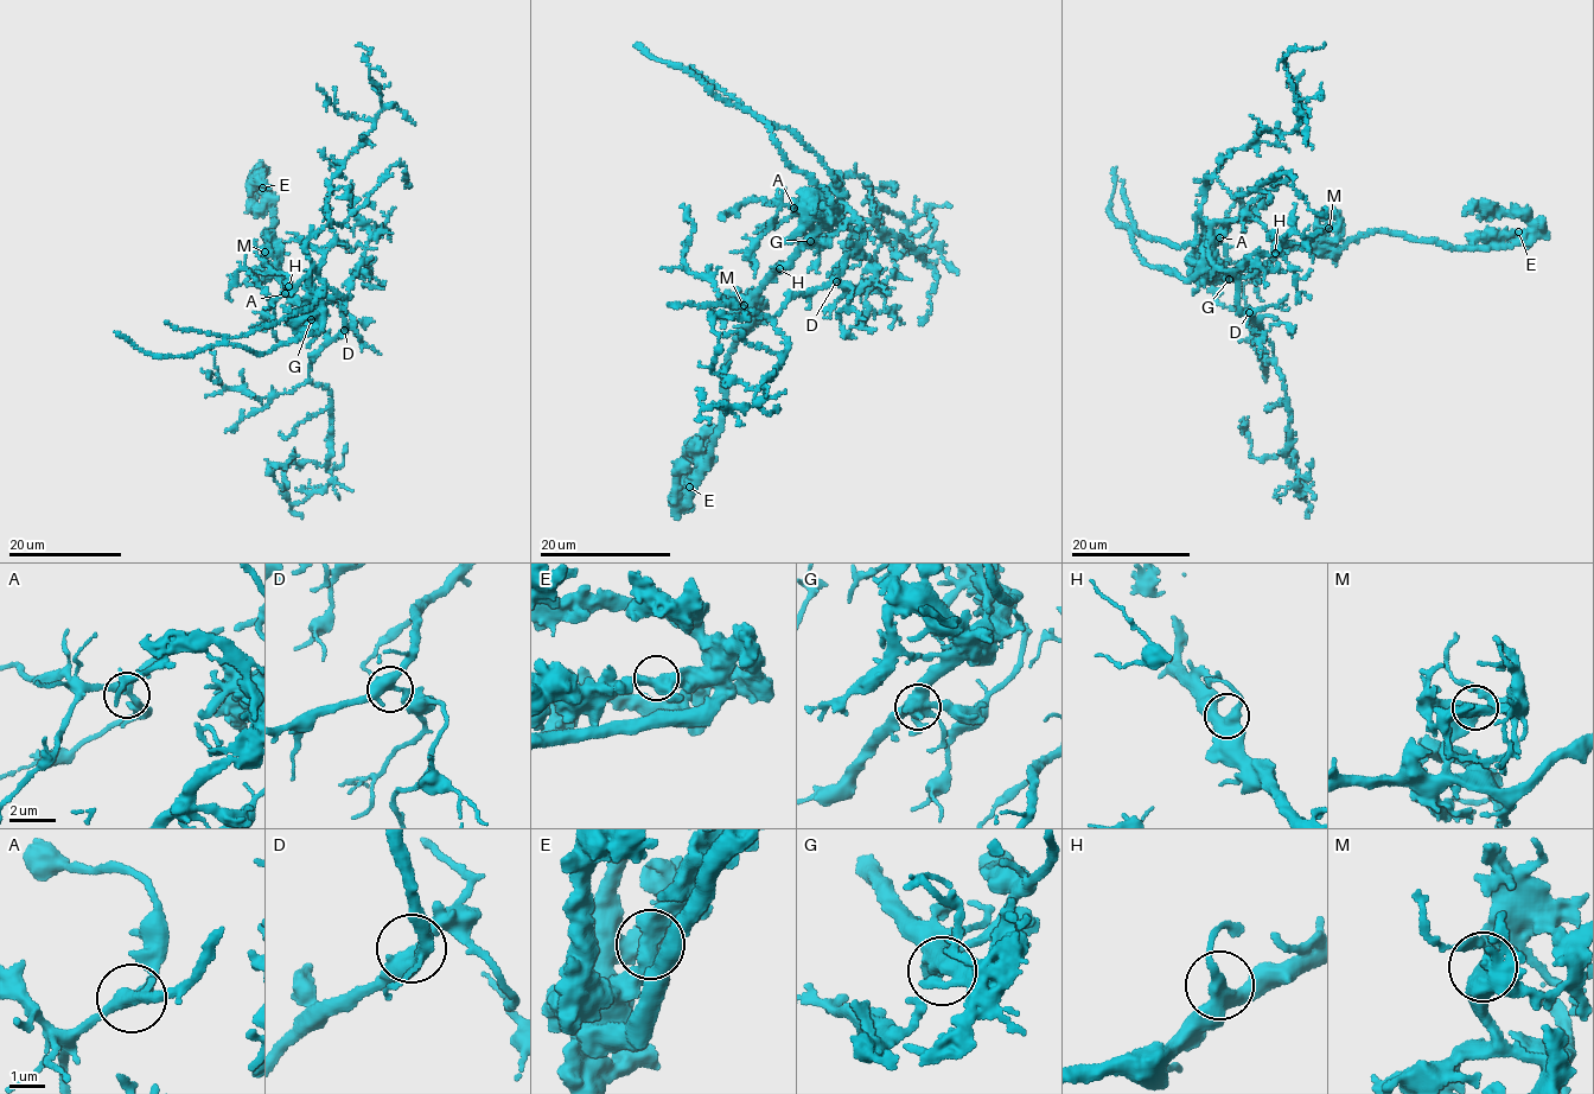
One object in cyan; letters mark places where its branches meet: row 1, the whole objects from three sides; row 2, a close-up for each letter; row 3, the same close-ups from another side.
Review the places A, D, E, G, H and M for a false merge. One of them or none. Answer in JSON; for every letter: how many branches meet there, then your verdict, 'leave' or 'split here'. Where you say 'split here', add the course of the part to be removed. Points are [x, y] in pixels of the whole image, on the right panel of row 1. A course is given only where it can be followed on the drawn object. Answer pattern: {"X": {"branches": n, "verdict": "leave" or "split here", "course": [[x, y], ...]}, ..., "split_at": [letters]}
{"A": {"branches": 3, "verdict": "leave"}, "D": {"branches": 3, "verdict": "leave"}, "E": {"branches": 3, "verdict": "leave"}, "G": {"branches": 3, "verdict": "split here", "course": [[1229, 279], [1213, 259], [1237, 278], [1239, 311], [1273, 347], [1293, 465], [1293, 449], [1254, 459], [1244, 425]]}, "H": {"branches": 3, "verdict": "leave"}, "M": {"branches": 3, "verdict": "leave"}, "split_at": ["G"]}

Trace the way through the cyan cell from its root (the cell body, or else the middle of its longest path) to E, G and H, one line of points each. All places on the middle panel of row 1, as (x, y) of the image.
E: (847, 222), (826, 242), (809, 243), (762, 287), (752, 329), (737, 339), (724, 371), (712, 455), (689, 487)
G: (847, 222), (826, 242), (810, 241)
H: (847, 222), (826, 242), (809, 243), (779, 268)

